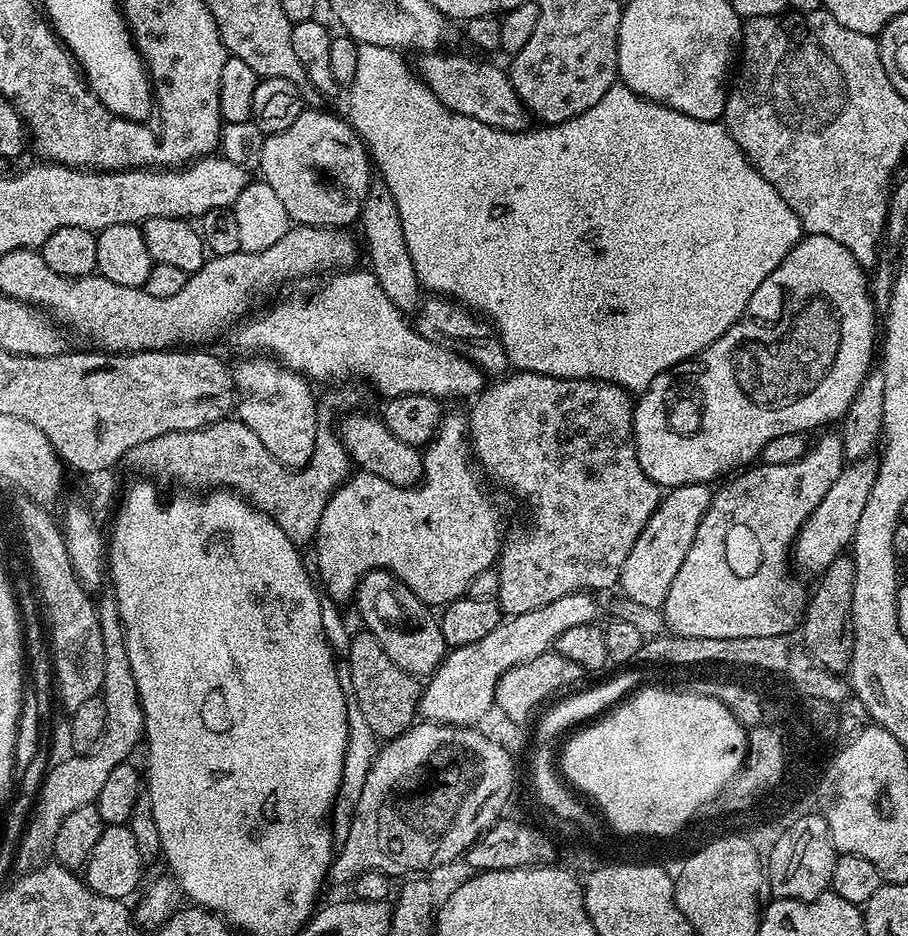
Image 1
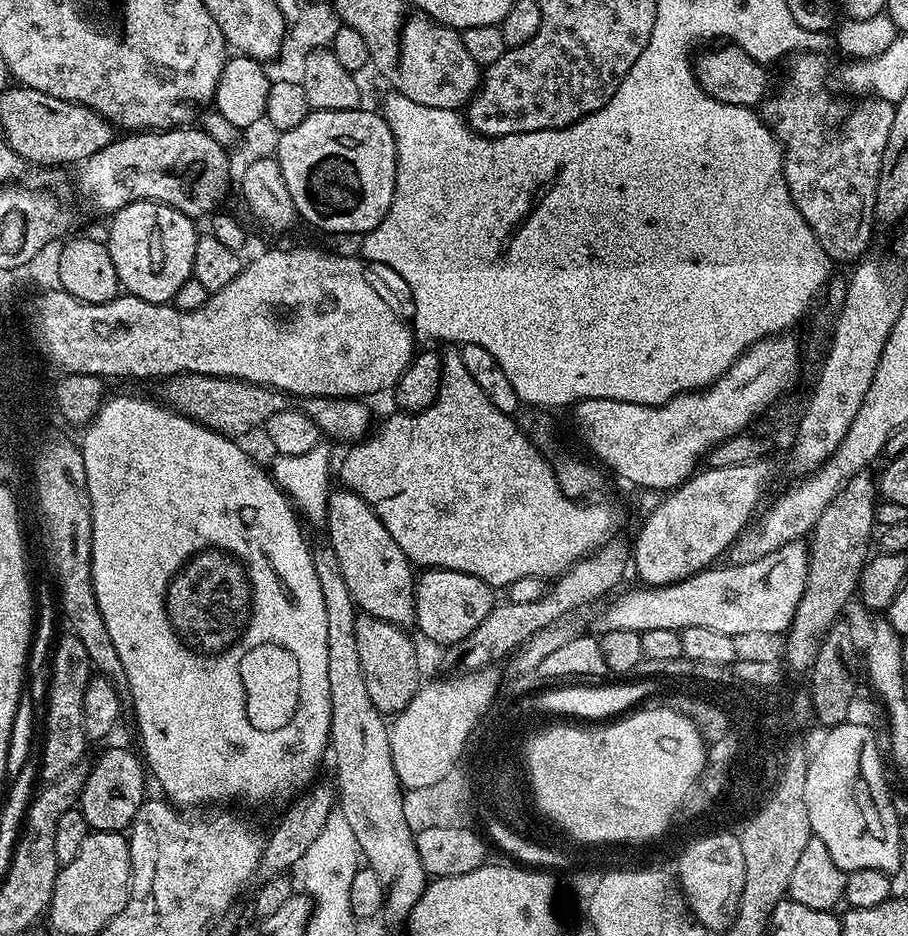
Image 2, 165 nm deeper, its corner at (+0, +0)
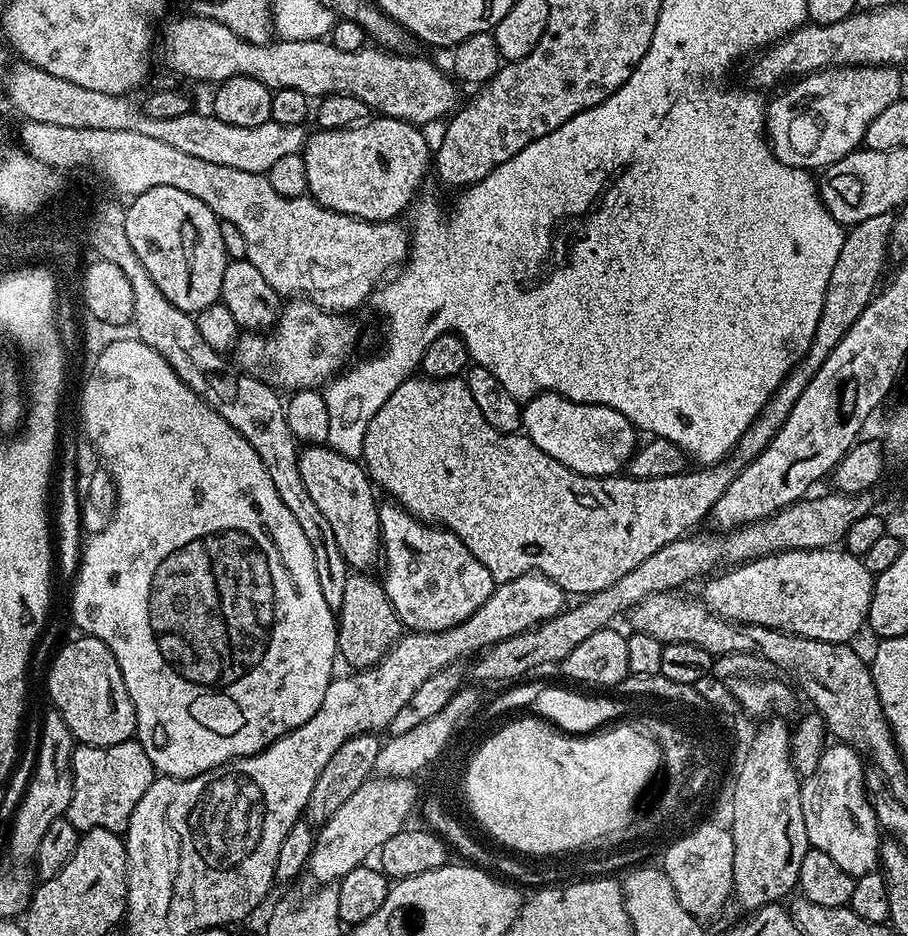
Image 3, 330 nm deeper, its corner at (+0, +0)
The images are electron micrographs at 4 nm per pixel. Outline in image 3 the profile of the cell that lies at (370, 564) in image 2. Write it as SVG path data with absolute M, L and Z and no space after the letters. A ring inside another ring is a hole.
M310 444L300 448L298 474L302 474L306 494L310 494L310 499L316 503L318 510L322 510L326 522L330 522L338 550L342 550L342 558L346 558L349 569L372 570L375 564L377 567L382 556L380 507L363 463L346 458L325 445Z

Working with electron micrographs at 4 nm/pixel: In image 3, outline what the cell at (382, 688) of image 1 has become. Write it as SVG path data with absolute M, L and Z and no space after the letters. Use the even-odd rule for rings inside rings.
M349 574L346 578L346 590L342 597L342 606L338 610L336 621L336 647L341 661L344 660L352 670L373 668L387 652L396 645L402 635L402 625L383 583L372 574Z

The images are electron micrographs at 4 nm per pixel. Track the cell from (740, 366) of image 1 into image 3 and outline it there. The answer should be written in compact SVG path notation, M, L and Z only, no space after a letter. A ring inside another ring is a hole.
M539 392L522 408L522 428L534 446L583 476L615 476L638 447L637 429L610 406L579 404L556 392Z

